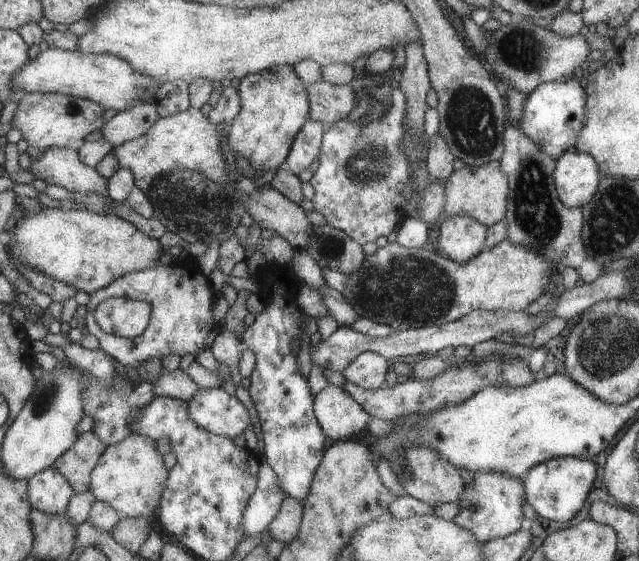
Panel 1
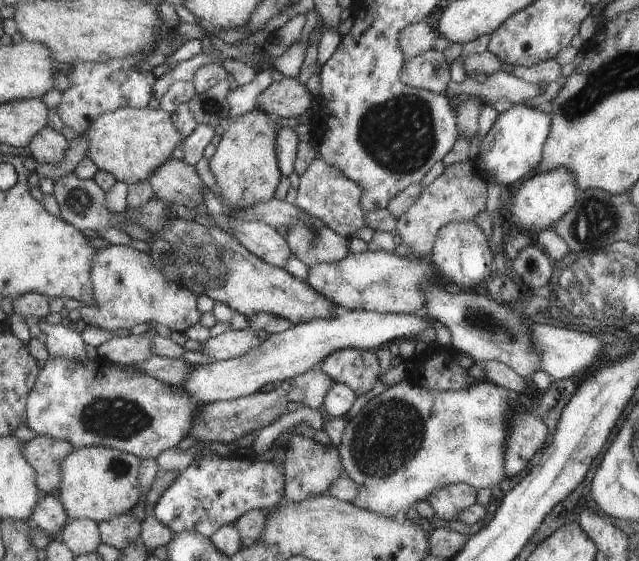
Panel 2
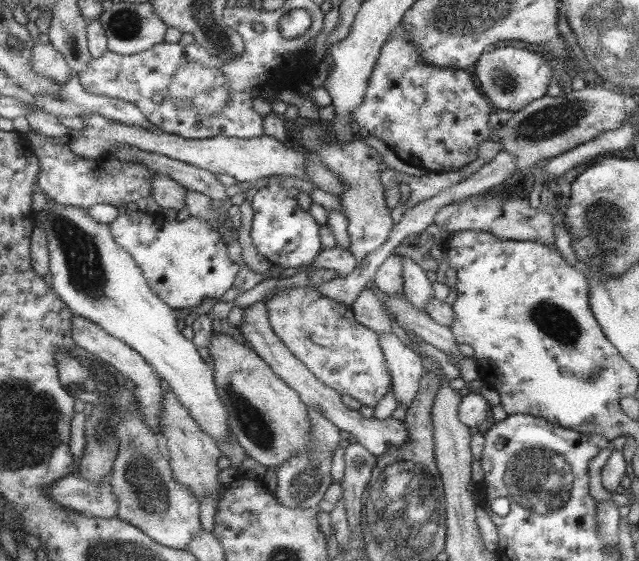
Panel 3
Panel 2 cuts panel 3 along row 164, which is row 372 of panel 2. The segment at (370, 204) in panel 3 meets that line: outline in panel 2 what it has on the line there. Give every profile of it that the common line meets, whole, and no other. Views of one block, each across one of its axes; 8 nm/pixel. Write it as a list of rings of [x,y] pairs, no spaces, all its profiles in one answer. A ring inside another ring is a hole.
[[[341,348],[325,356],[315,368],[329,376],[333,383],[351,388],[358,397],[379,382],[379,364],[375,356],[373,351]]]

